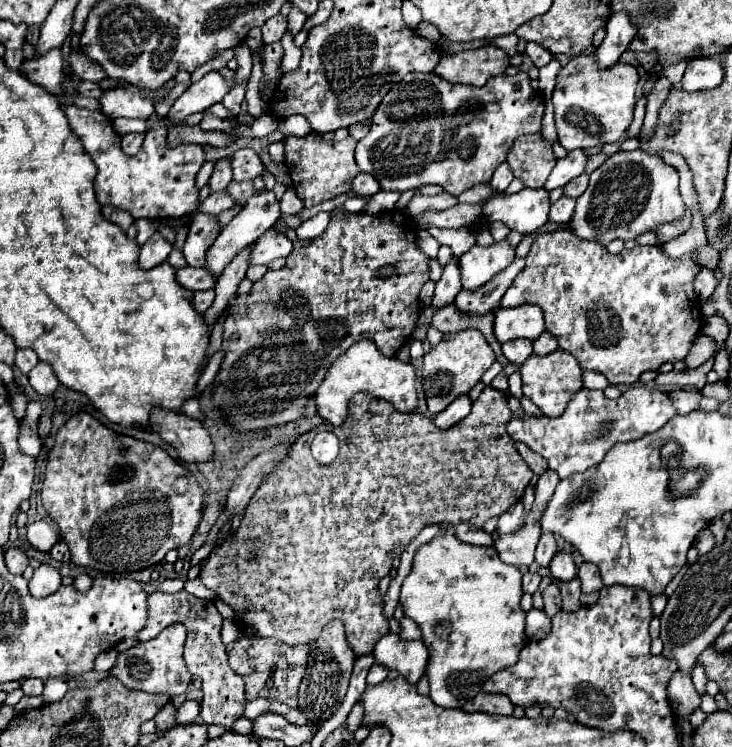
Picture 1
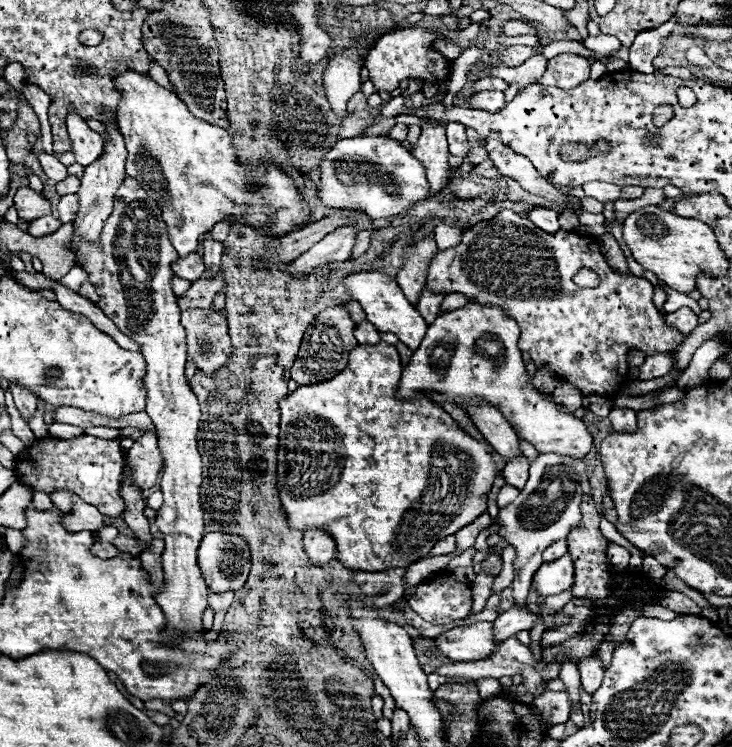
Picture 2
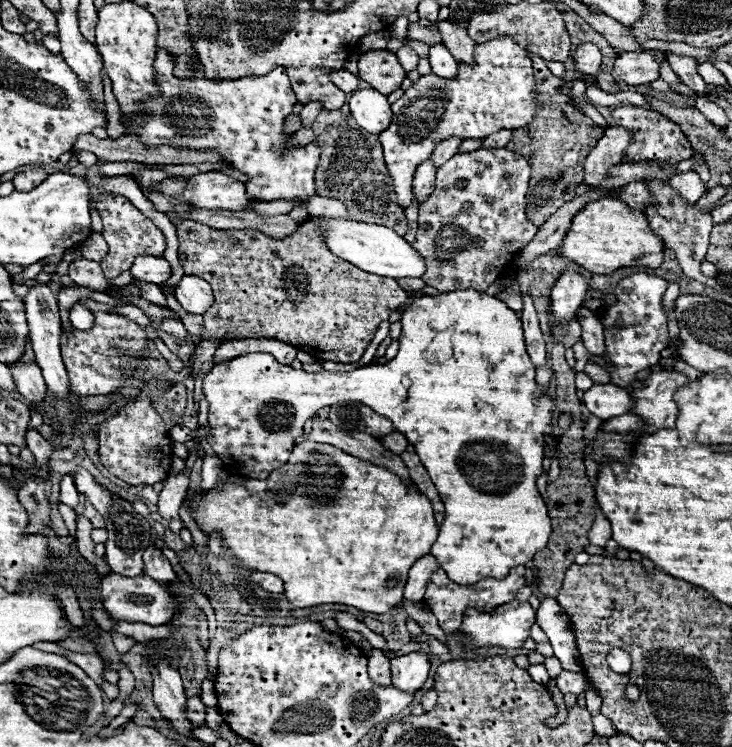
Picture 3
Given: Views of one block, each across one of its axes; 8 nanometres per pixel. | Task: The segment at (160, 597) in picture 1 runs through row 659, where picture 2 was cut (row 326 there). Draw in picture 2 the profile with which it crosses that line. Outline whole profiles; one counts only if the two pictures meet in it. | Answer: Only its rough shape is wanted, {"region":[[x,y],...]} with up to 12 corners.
{"region":[[188,308],[188,360],[204,374],[232,354],[226,316]]}

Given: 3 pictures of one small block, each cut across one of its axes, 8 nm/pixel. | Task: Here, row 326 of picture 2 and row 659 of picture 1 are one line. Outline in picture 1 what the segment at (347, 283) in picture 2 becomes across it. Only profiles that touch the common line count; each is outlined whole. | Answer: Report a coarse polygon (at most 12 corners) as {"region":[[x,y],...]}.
{"region":[[398,634],[380,638],[378,664],[398,670],[418,684],[428,664],[420,640],[402,642]]}

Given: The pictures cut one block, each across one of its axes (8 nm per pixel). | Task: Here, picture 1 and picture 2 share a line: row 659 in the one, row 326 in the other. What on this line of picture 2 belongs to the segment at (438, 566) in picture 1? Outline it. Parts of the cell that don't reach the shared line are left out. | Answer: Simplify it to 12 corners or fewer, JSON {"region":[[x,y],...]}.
{"region":[[470,302],[428,326],[396,396],[496,406],[542,454],[580,418],[528,380],[516,320]]}

